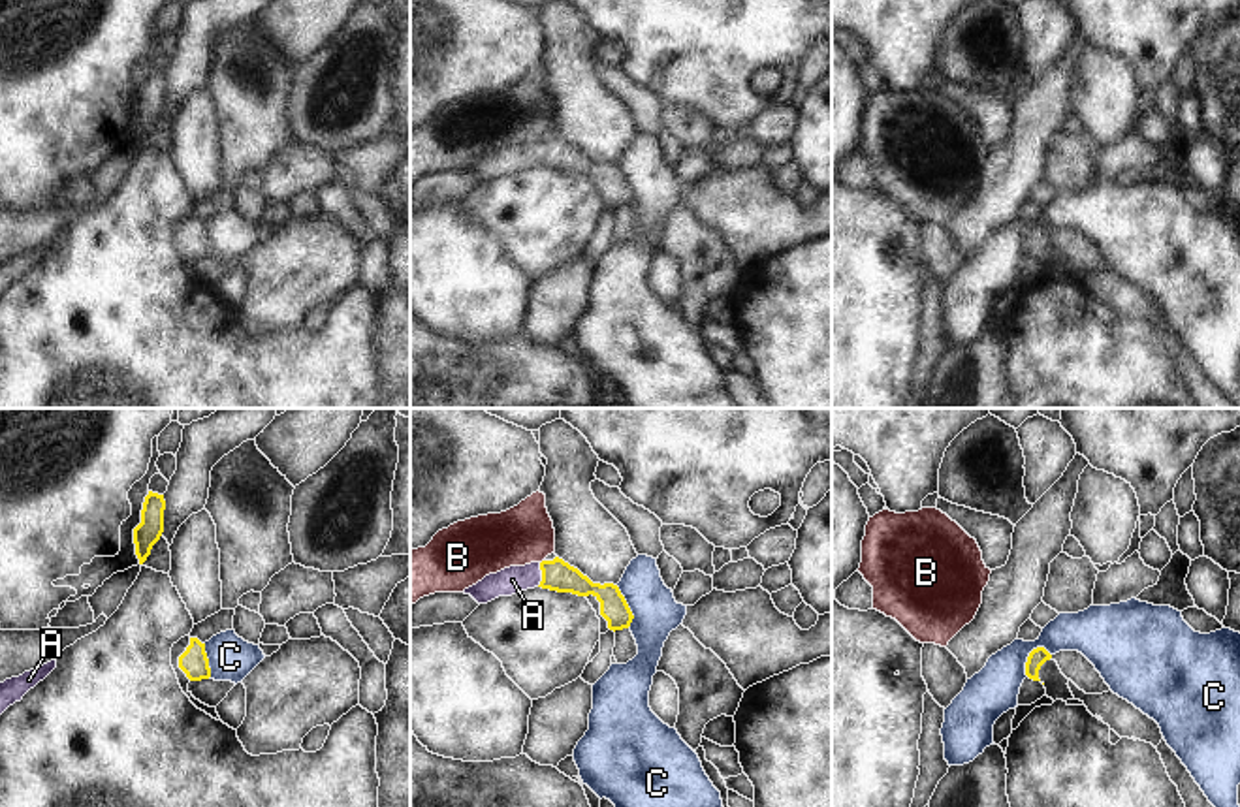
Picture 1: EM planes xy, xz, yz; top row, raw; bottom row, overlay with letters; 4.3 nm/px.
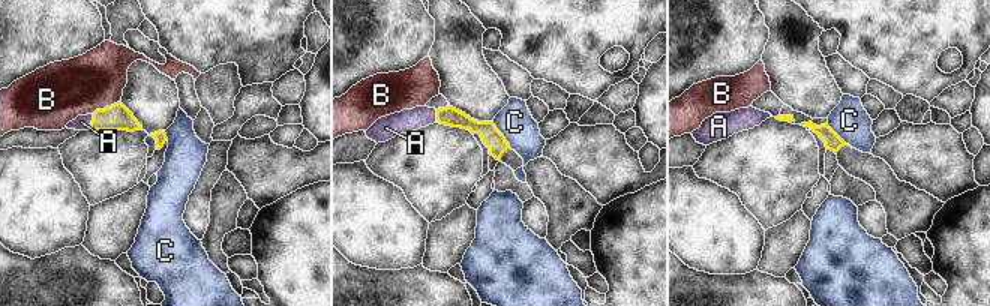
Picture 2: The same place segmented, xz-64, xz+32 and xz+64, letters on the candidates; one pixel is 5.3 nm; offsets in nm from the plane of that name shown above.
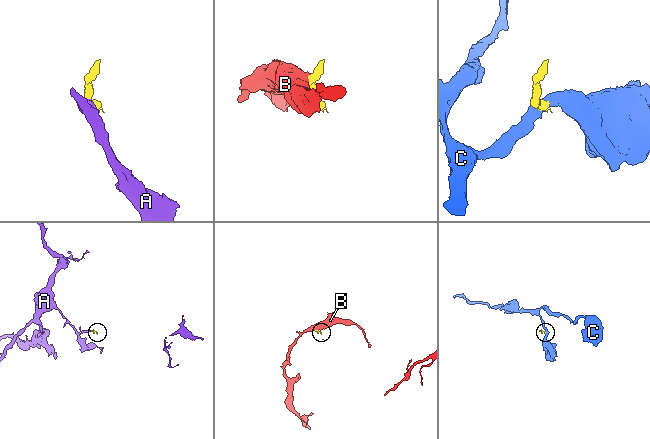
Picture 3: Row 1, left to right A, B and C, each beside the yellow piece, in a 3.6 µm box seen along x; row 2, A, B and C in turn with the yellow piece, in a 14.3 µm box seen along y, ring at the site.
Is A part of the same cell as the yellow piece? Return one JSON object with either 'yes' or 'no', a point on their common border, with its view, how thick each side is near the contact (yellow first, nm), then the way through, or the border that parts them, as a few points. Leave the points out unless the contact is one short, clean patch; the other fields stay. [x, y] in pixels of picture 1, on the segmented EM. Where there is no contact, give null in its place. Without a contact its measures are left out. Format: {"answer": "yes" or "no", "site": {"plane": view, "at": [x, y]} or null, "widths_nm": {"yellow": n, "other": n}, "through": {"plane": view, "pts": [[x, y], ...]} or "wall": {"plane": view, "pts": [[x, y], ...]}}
{"answer": "yes", "site": {"plane": "xz", "at": [542, 574]}, "widths_nm": {"yellow": 130, "other": 120}, "through": {"plane": "xz", "pts": [[559, 576], [542, 574], [512, 580]]}}

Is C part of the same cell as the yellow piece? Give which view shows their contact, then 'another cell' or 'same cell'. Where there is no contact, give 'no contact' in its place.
contact in yz; another cell

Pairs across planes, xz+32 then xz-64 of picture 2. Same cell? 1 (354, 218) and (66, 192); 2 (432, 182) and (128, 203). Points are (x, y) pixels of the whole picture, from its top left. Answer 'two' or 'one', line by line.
1: one
2: two

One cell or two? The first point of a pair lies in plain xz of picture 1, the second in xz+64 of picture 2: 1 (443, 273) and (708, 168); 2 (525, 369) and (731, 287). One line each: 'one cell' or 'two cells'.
1: two cells
2: one cell

